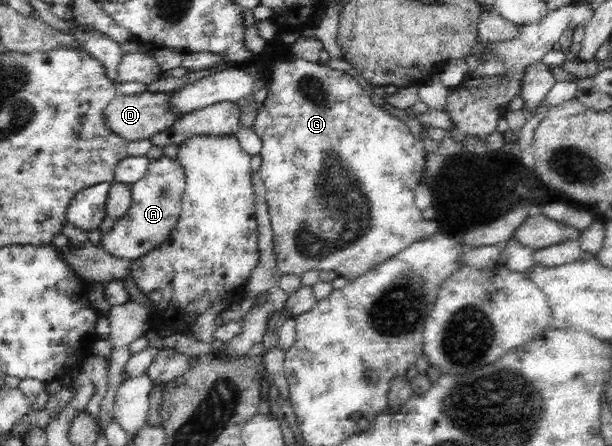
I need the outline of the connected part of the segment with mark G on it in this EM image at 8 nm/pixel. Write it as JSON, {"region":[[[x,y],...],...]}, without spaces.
{"region":[[[302,58],[292,60],[274,60],[270,68],[270,94],[266,101],[258,109],[258,116],[254,122],[254,131],[262,139],[260,156],[262,157],[260,176],[264,179],[266,203],[268,213],[272,221],[272,246],[276,252],[276,268],[280,274],[304,274],[310,268],[320,268],[322,271],[332,270],[340,277],[348,279],[348,282],[362,277],[369,270],[381,265],[389,258],[395,257],[401,250],[408,248],[411,244],[430,237],[438,232],[438,224],[435,219],[425,220],[414,204],[414,190],[420,182],[422,170],[426,162],[426,150],[420,139],[416,139],[404,120],[392,115],[383,107],[378,107],[362,88],[360,83],[348,73],[334,72],[326,64],[314,64],[306,62]]]}

